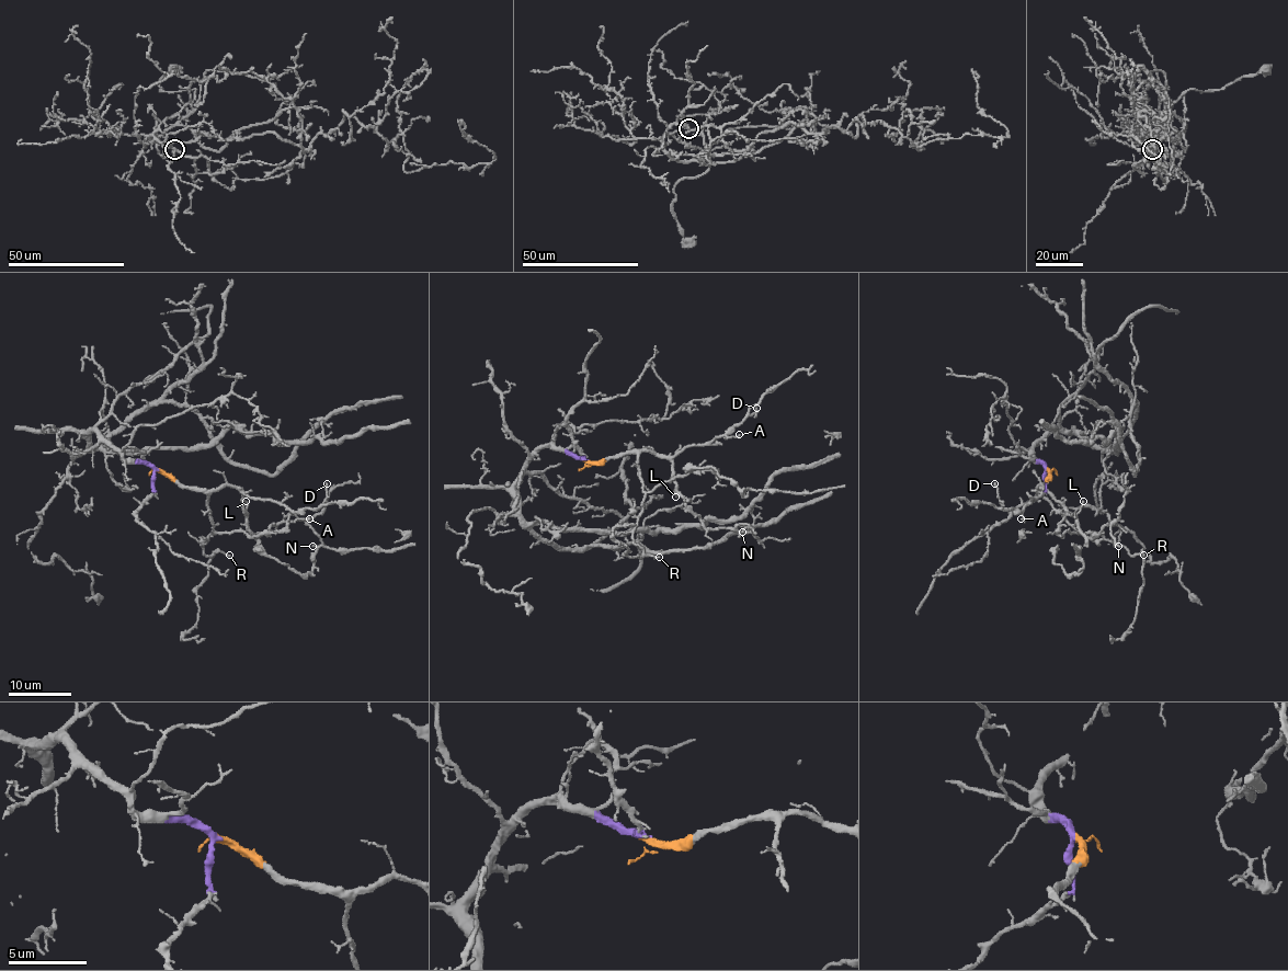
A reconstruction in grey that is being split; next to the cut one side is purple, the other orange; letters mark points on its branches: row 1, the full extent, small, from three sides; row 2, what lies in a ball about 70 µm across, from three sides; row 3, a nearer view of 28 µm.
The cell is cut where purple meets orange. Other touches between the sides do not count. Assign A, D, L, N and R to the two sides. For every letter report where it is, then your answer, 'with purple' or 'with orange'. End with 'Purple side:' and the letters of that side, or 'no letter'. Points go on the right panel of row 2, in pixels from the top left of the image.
A: (1021, 518) | with orange
D: (994, 483) | with orange
L: (1083, 501) | with orange
N: (1118, 546) | with orange
R: (1143, 555) | with orange
Purple side: no letter

